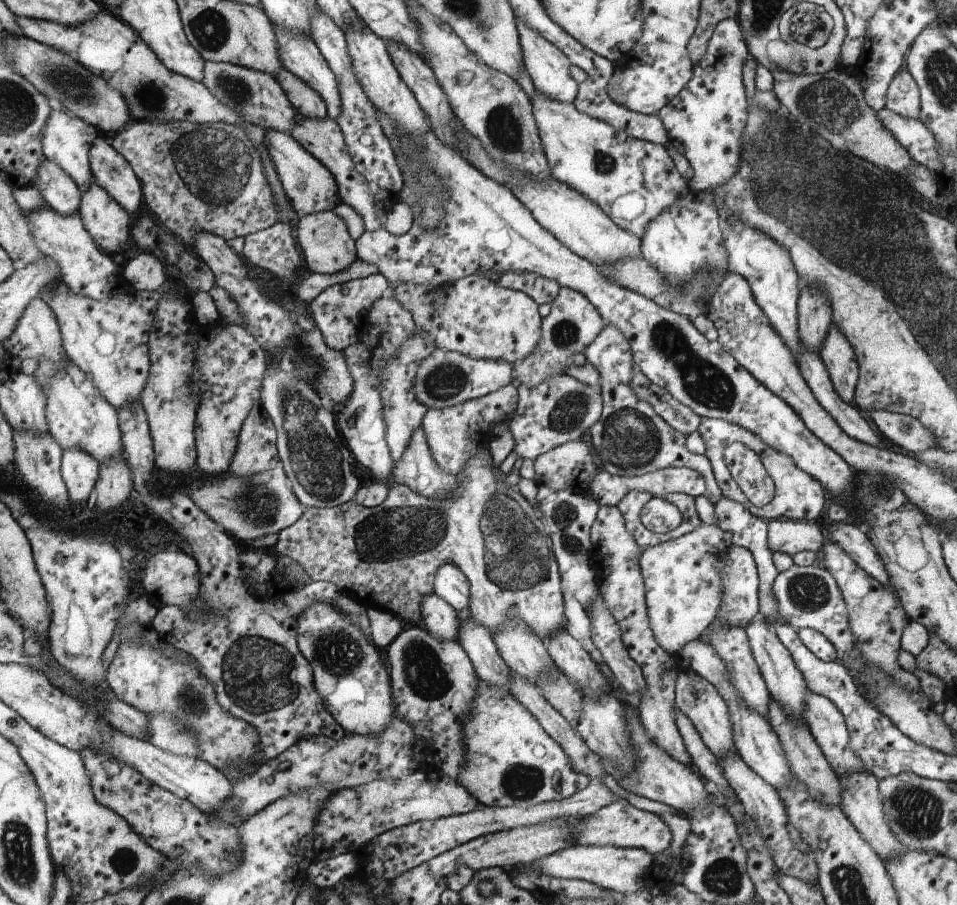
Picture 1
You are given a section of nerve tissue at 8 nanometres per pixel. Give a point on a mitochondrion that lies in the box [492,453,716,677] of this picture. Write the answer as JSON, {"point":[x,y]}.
{"point":[568,534]}

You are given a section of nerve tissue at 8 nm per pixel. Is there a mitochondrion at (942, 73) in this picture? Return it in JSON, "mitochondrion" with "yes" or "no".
{"mitochondrion":"yes"}

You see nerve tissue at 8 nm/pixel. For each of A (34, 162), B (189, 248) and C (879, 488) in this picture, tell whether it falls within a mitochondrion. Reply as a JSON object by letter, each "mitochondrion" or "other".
{"A":"other","B":"other","C":"mitochondrion"}

